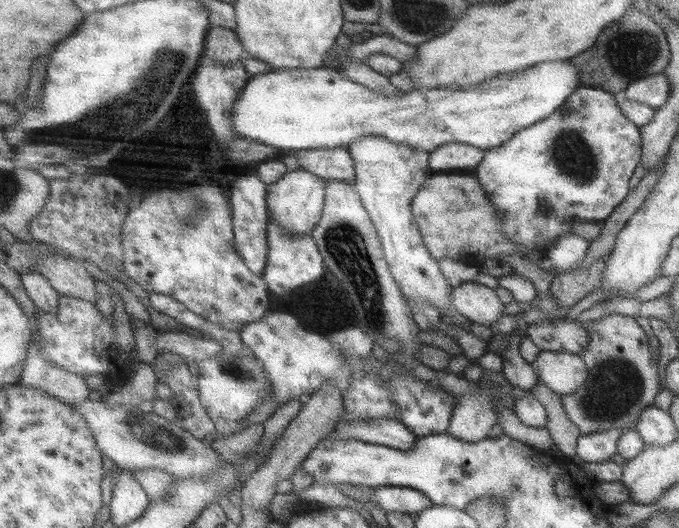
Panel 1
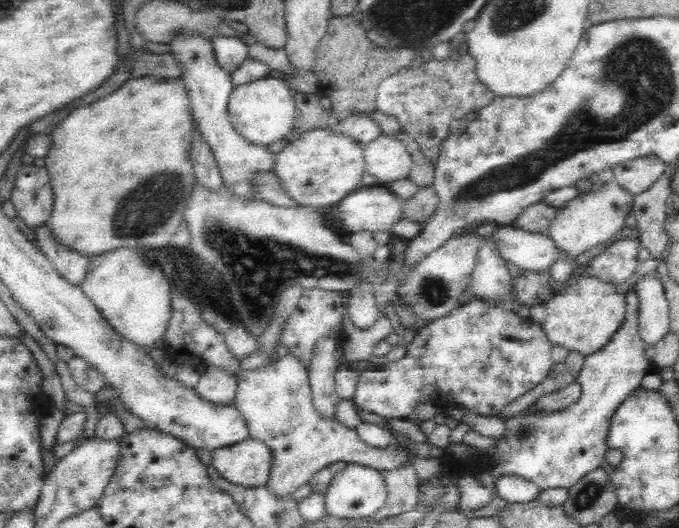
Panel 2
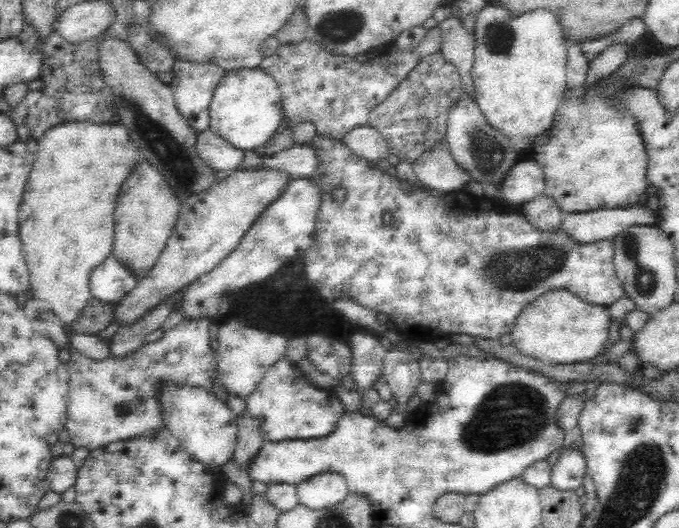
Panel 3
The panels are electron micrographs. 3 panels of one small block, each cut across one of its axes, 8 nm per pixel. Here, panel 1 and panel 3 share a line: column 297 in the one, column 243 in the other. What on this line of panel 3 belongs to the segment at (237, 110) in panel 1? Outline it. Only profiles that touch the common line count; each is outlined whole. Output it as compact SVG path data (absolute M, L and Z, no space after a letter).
M259 66L225 71L214 87L207 111L210 129L221 140L241 151L252 151L262 146L274 136L274 132L286 118L276 81Z

